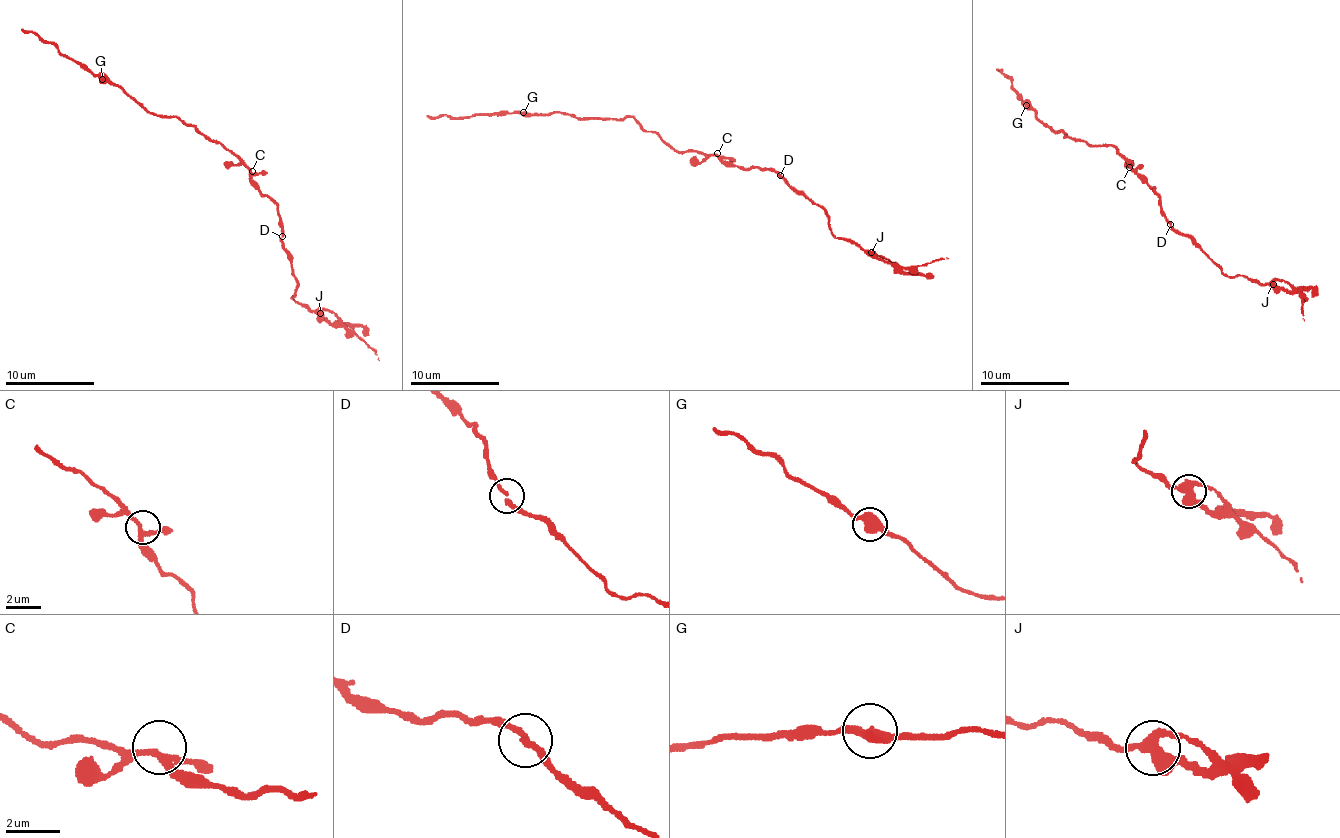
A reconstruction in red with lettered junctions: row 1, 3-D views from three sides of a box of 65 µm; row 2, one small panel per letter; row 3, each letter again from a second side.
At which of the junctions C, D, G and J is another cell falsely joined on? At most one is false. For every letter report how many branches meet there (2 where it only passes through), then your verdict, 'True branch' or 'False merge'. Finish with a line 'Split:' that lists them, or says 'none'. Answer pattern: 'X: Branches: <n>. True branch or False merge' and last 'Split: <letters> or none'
C: Branches: 3. True branch
D: Branches: 2. True branch
G: Branches: 2. True branch
J: Branches: 3. False merge
Split: J

